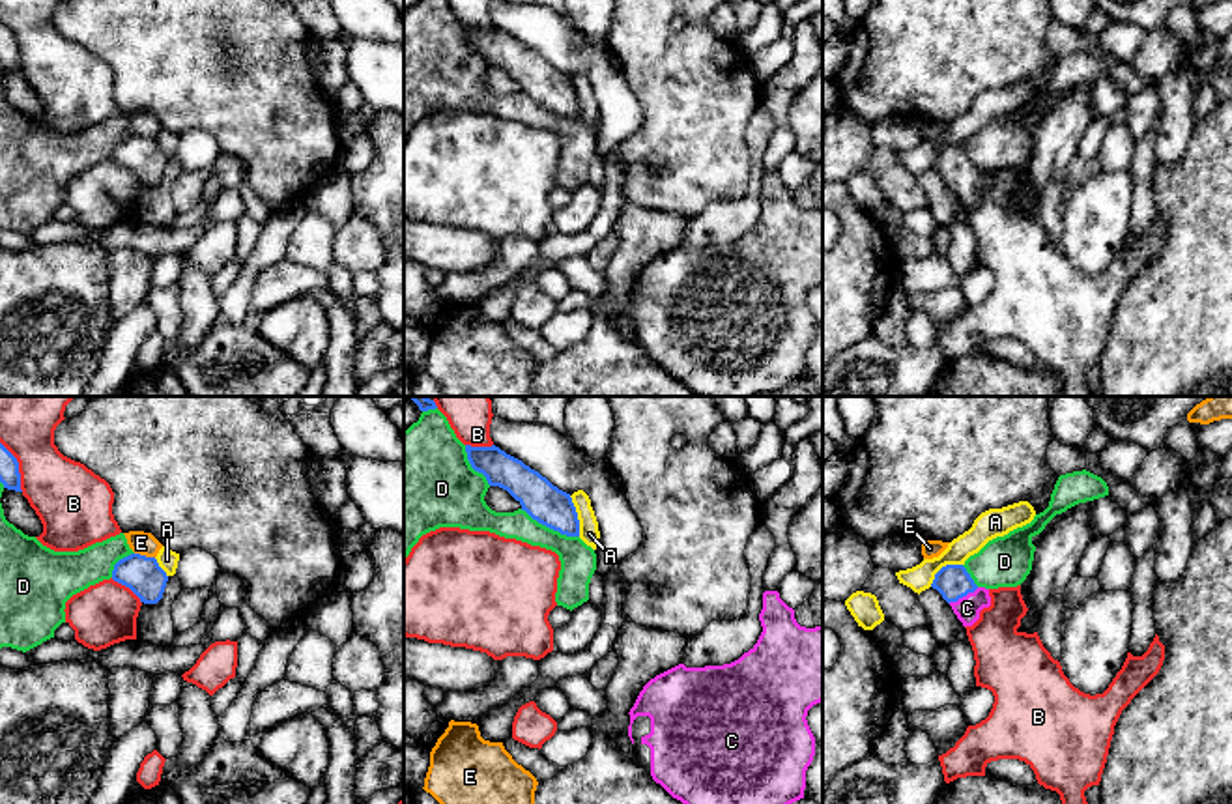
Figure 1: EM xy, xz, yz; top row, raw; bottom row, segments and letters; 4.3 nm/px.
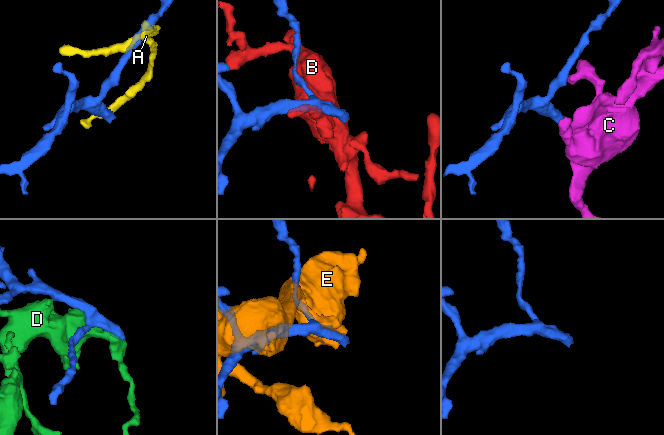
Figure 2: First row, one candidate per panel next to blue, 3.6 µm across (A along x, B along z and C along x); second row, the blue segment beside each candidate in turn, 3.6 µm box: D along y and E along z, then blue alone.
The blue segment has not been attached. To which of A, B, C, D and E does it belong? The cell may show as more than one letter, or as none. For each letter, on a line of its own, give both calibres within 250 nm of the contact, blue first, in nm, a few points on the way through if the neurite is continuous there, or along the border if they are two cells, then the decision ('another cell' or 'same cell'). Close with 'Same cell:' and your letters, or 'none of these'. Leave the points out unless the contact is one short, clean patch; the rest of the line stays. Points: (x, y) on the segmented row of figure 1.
A: 170/90 nm | along xz (569, 496), (580, 535) | another cell
B: 90/300 nm | another cell
C: 150/110 nm | across yz (952, 582), (963, 595), (967, 608) | same cell
D: 170/160 nm | another cell
E: 160/100 nm | another cell
Same cell: C

